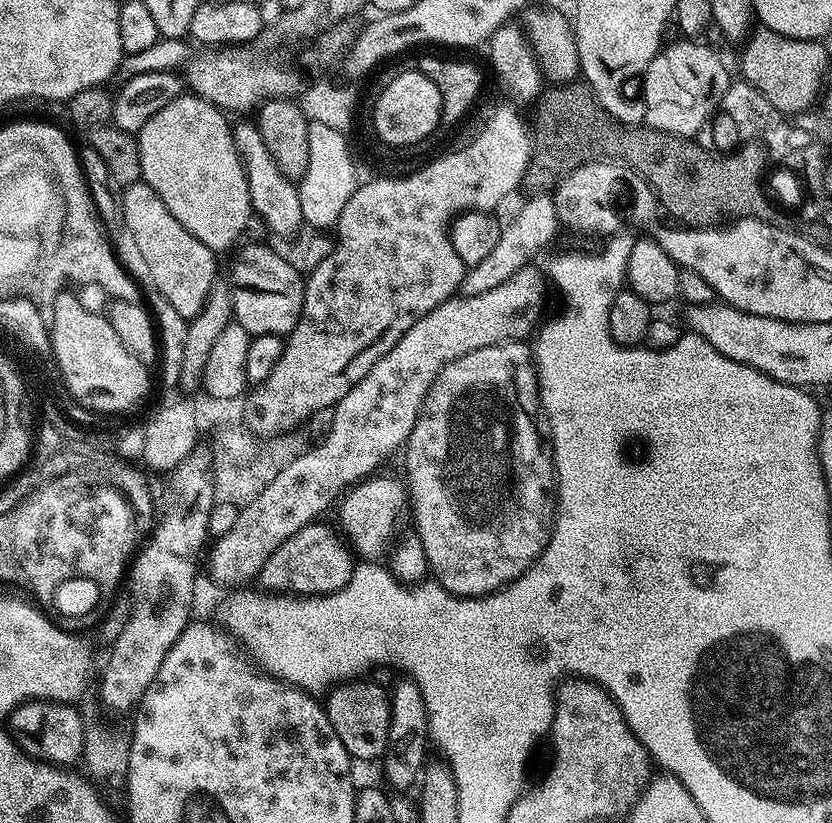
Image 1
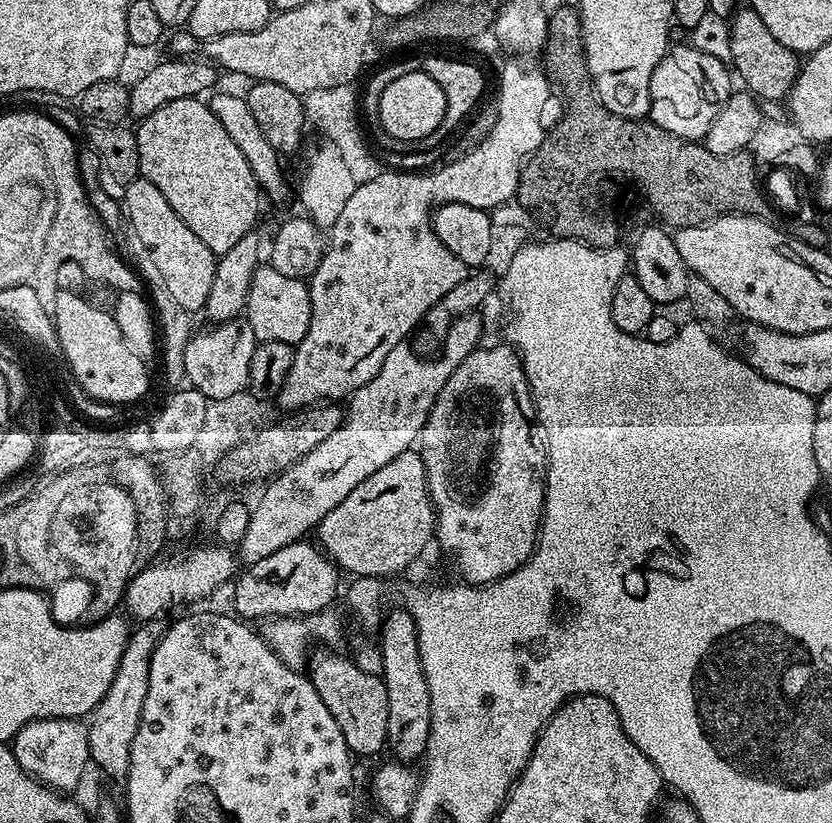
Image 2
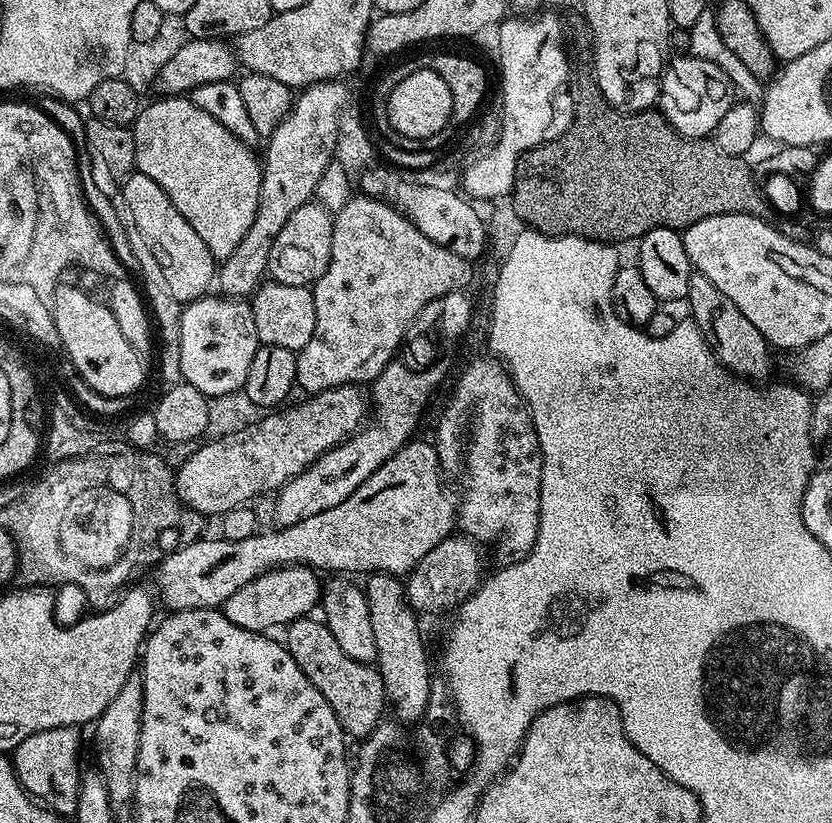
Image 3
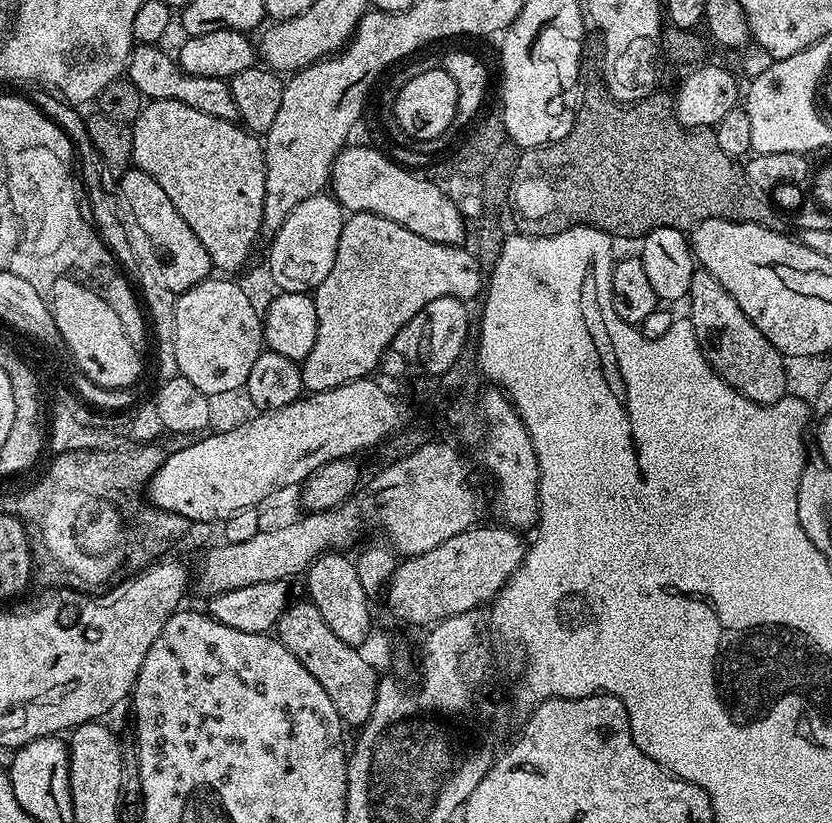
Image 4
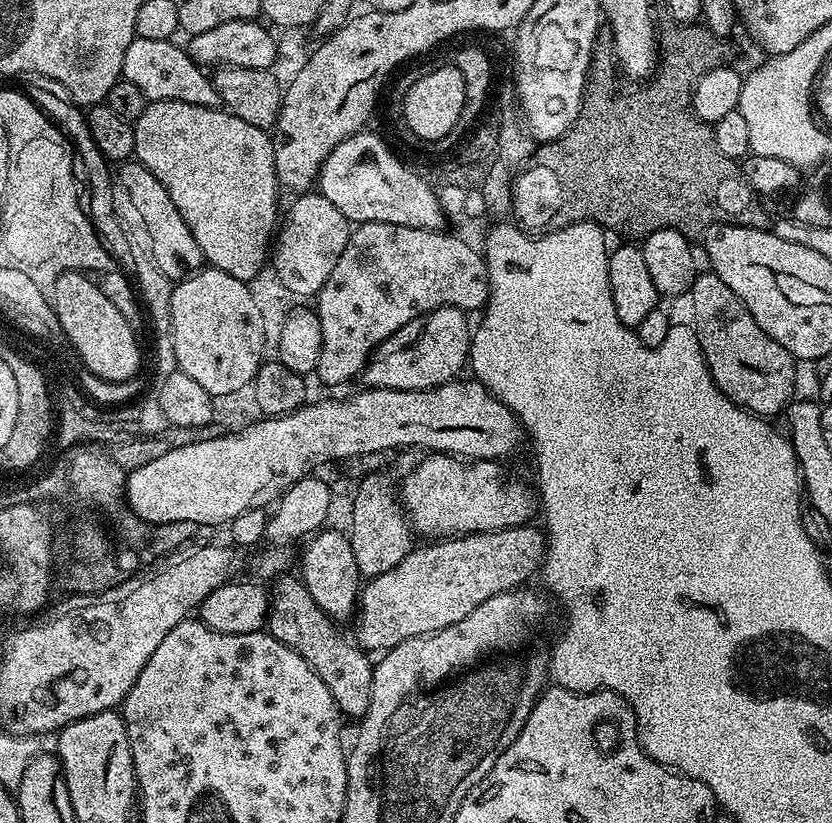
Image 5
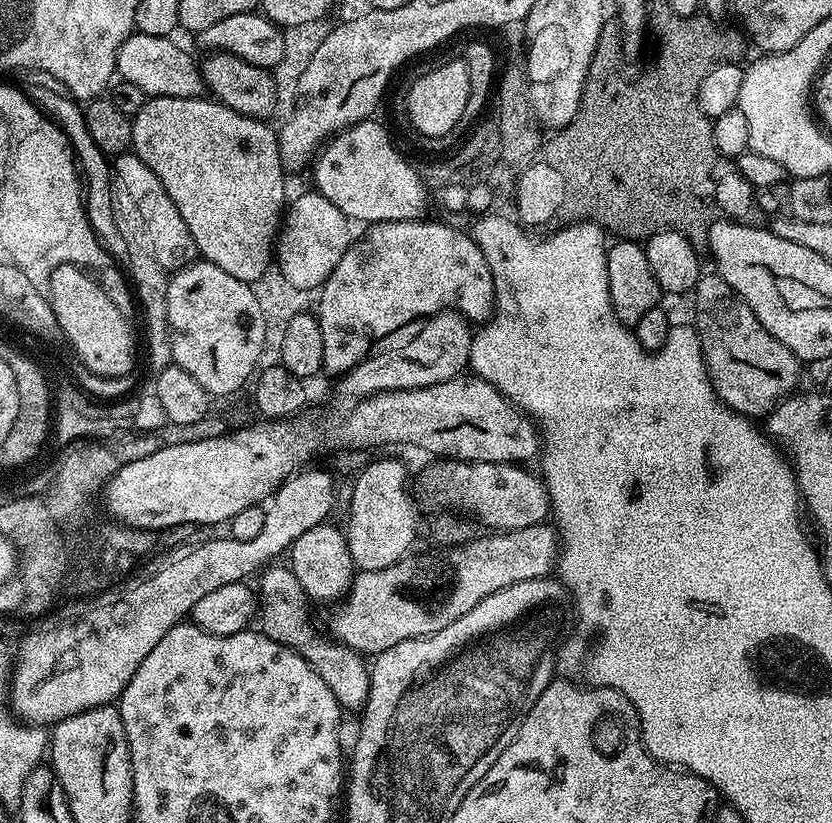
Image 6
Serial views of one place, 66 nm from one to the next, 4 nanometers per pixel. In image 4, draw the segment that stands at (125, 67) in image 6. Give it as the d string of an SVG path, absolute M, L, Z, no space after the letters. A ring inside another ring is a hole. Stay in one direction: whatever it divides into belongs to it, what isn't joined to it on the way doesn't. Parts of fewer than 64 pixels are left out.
M136 46L128 57L127 79L132 80L134 86L138 86L145 98L186 102L186 106L194 106L194 110L202 110L202 114L233 122L240 120L238 102L234 100L232 86L228 80L198 78L194 74L186 74L178 67L177 61L173 57L171 60L162 49L160 46Z

